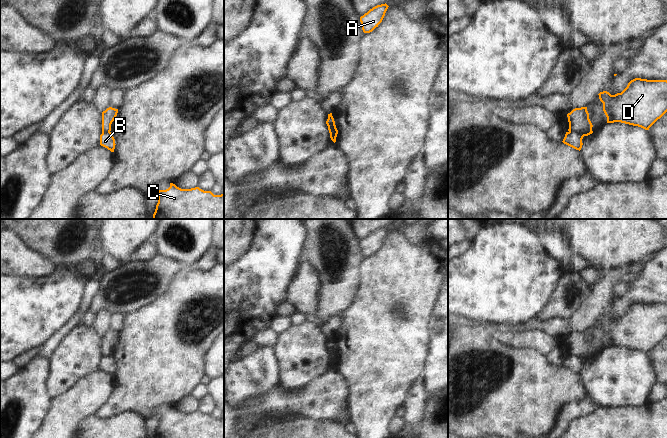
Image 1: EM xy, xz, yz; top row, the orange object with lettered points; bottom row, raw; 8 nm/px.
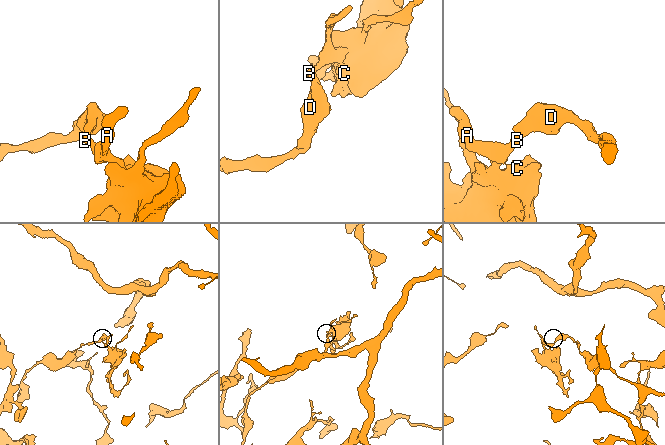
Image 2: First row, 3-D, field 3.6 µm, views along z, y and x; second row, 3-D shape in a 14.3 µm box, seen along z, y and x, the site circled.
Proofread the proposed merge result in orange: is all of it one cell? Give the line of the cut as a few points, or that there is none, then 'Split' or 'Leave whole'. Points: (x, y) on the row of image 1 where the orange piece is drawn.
Split along yz (569, 131), (575, 131), (583, 136). Split.

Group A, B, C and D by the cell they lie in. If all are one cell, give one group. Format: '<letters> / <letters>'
A B C / D

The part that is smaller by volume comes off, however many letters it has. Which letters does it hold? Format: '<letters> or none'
A, B, C

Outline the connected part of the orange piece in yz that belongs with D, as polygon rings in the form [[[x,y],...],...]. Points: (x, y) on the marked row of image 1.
[[[635,78],[621,93],[611,95],[609,92],[603,91],[598,95],[603,103],[607,123],[621,122],[649,130],[667,112],[667,80]]]

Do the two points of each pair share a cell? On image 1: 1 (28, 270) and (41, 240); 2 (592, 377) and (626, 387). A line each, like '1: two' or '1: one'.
1: two
2: one

